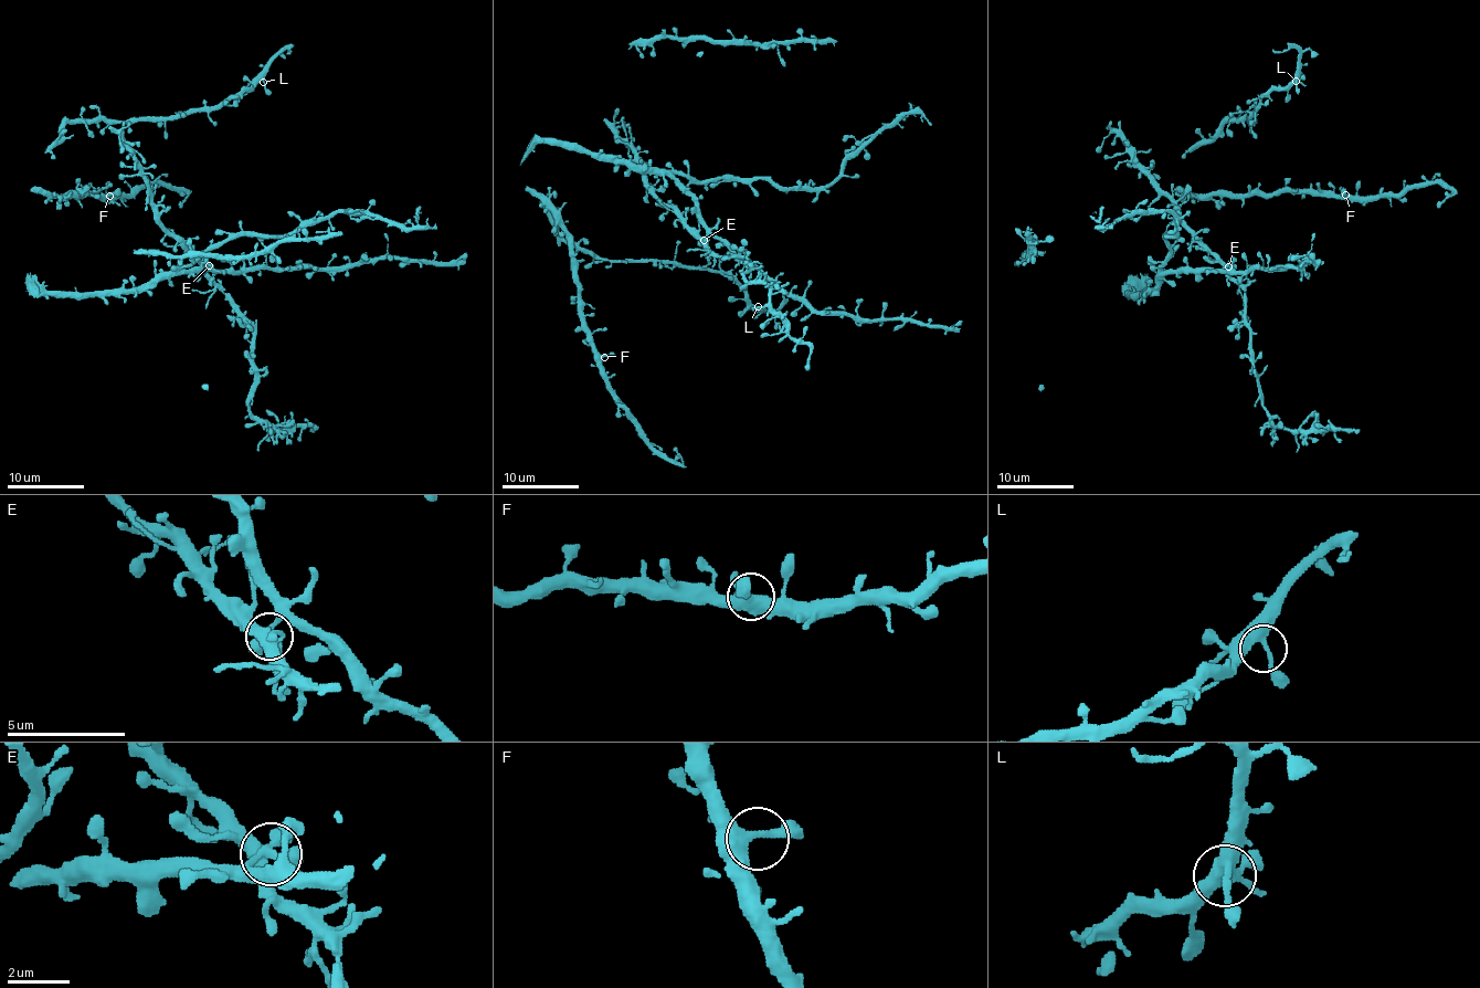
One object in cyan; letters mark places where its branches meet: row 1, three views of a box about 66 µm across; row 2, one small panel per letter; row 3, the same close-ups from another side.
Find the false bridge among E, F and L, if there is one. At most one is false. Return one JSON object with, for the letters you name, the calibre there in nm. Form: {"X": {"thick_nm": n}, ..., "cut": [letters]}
{"E": {"thick_nm": 320}, "cut": ["E"]}

